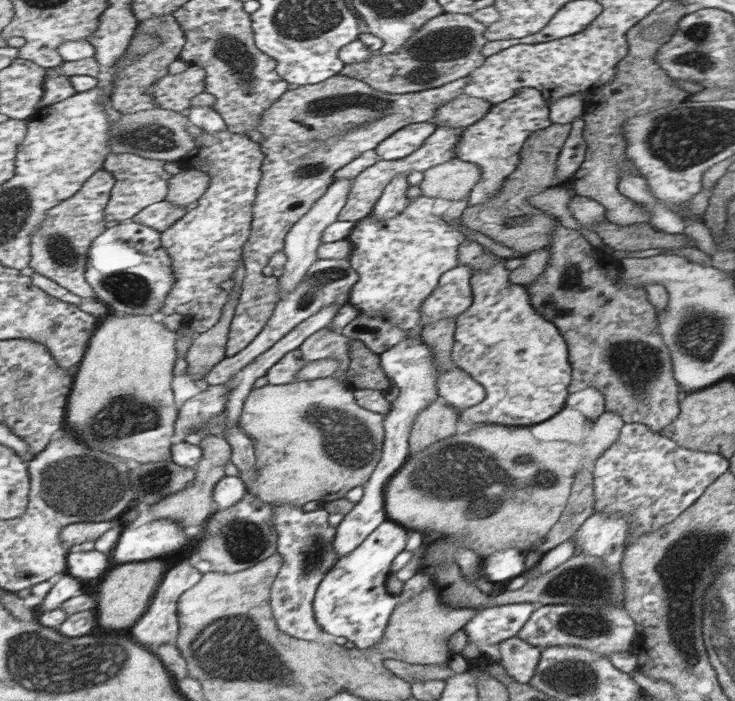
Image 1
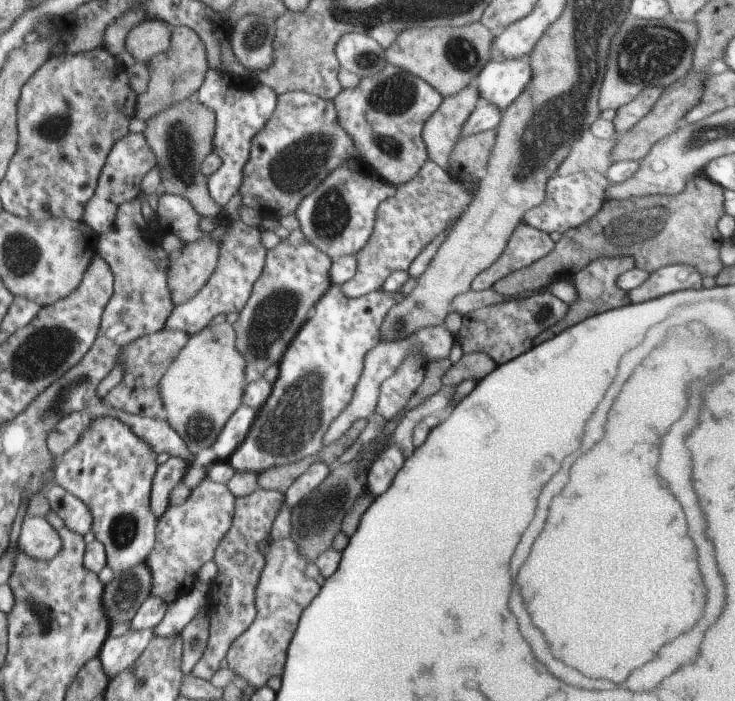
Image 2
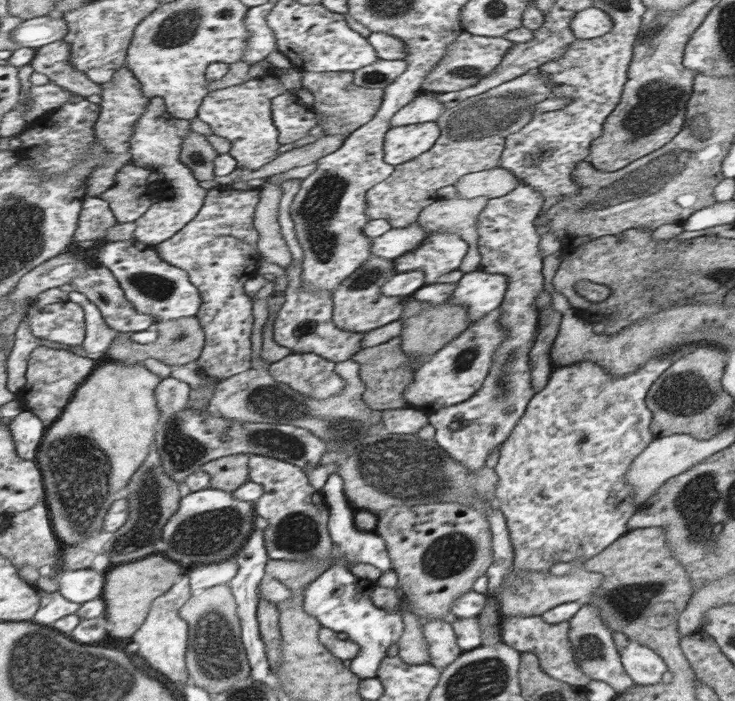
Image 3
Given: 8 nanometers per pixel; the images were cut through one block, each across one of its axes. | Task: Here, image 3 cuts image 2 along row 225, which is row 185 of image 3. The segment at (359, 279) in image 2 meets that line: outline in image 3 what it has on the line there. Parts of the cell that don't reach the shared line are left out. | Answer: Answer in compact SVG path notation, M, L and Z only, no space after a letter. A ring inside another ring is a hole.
M539 68L529 70L509 82L503 82L495 88L485 90L483 94L463 100L459 104L455 104L455 108L445 108L445 112L435 120L439 124L439 128L443 128L443 134L439 136L439 140L435 142L435 146L421 154L415 160L409 160L407 164L399 164L395 166L395 172L385 178L383 182L375 184L369 192L367 192L367 216L371 220L389 220L391 228L403 228L407 224L413 224L419 216L419 212L433 204L437 200L437 190L443 186L453 186L461 176L465 174L473 174L473 172L483 172L483 170L493 170L499 168L501 164L501 152L505 148L505 138L509 134L519 132L521 128L525 128L525 124L529 120L533 120L535 112L529 112L535 108L537 102L549 100L551 98L551 86L549 86L549 74L543 74Z

